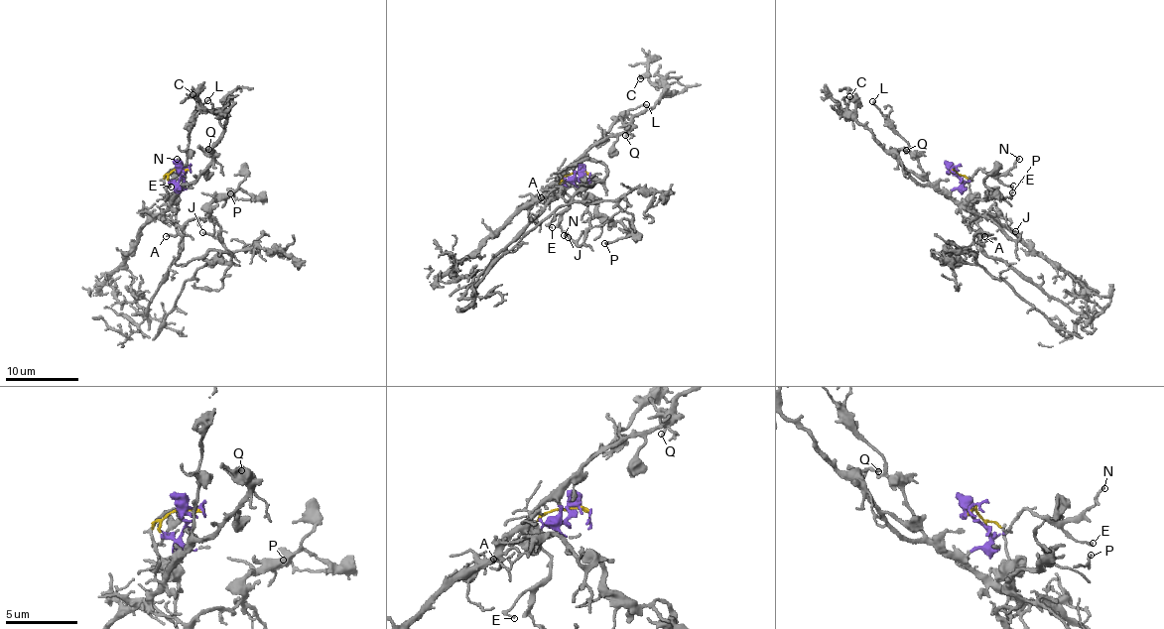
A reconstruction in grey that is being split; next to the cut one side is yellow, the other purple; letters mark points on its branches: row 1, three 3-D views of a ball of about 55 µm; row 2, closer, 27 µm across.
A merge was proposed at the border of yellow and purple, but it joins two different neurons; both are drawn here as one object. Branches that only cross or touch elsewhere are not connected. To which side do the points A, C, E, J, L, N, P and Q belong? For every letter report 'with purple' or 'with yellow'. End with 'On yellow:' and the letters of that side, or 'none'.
A: with purple
C: with purple
E: with yellow
J: with yellow
L: with purple
N: with yellow
P: with yellow
Q: with purple
On yellow: E, J, N, P

